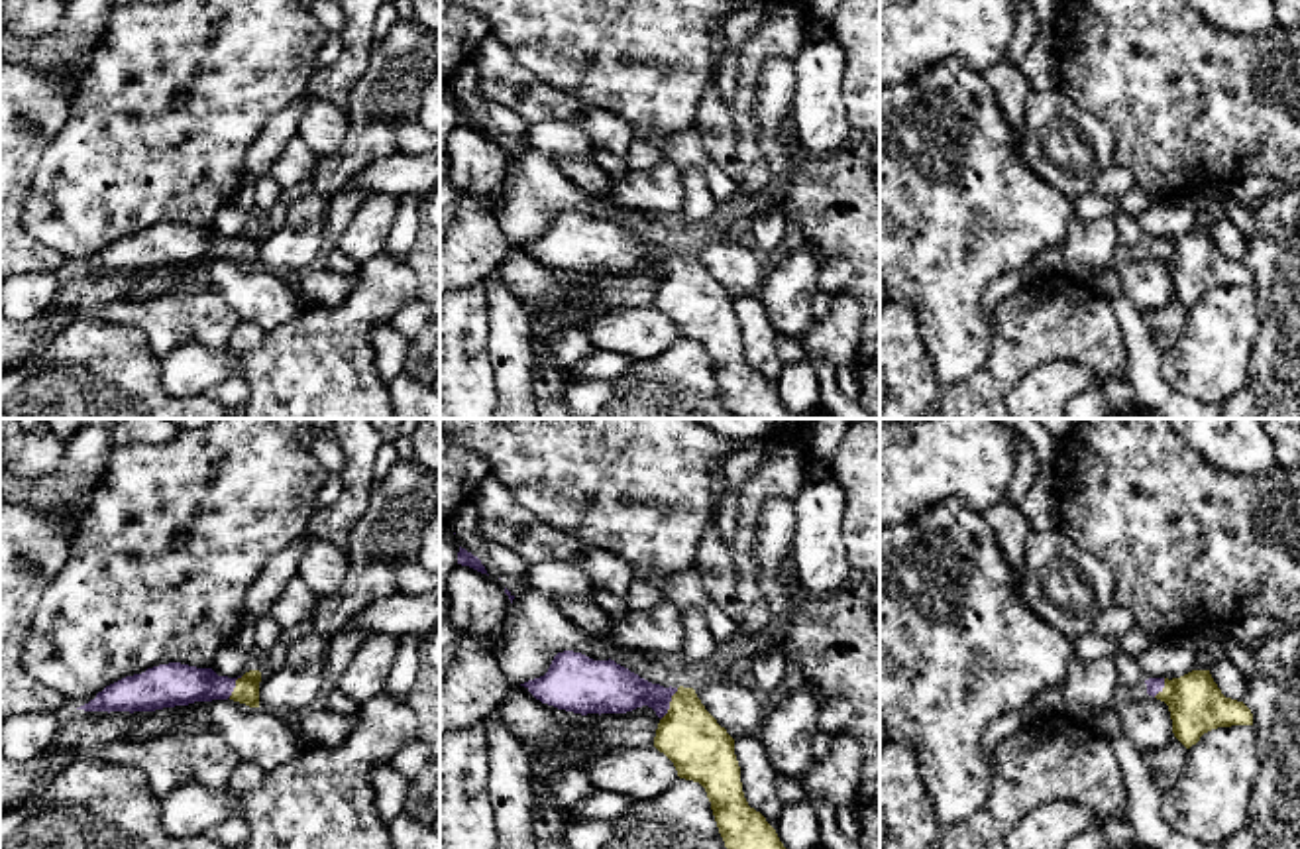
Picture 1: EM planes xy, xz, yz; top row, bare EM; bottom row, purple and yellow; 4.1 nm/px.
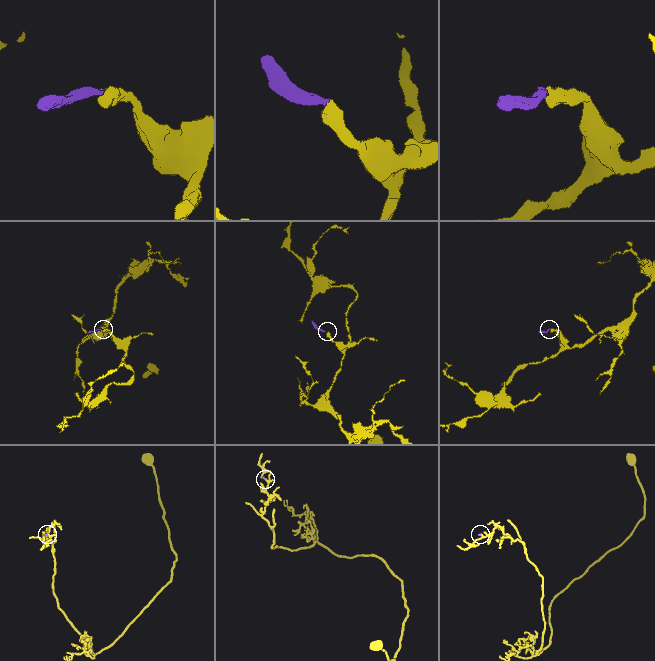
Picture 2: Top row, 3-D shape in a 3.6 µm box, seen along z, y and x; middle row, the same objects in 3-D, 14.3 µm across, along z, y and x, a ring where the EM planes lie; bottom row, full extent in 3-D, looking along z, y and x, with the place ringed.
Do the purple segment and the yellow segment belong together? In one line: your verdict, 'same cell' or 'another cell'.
same cell

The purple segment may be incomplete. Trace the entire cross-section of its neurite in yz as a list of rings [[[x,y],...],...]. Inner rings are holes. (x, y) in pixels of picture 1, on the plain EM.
[[[1192,230],[1180,238],[1149,238],[1147,254],[1165,261],[1174,297],[1190,309],[1200,297],[1218,287],[1253,285],[1251,269],[1225,257],[1210,230]]]

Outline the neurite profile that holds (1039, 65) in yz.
[[[1043,28],[1027,55],[1017,63],[1033,92],[1060,88],[1058,59],[1053,45],[1053,29]]]

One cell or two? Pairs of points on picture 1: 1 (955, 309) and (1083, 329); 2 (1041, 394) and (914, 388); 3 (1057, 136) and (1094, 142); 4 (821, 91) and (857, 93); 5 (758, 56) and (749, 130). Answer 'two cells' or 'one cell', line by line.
1: two cells
2: two cells
3: one cell
4: two cells
5: one cell

